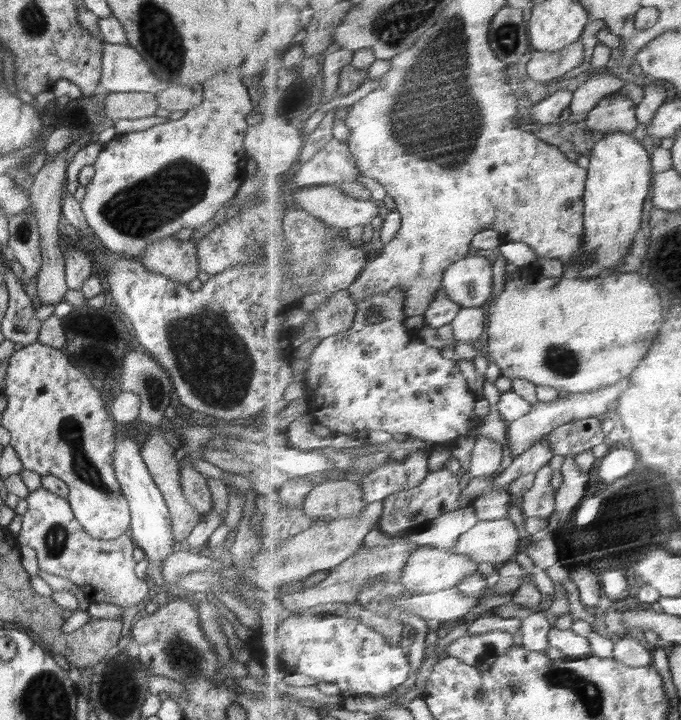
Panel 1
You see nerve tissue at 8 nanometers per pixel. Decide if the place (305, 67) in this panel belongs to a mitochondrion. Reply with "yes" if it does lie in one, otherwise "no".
no

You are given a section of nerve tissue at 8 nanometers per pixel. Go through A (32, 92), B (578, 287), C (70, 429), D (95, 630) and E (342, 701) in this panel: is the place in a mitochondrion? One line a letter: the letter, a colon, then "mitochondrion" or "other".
A: other
B: other
C: mitochondrion
D: other
E: other

